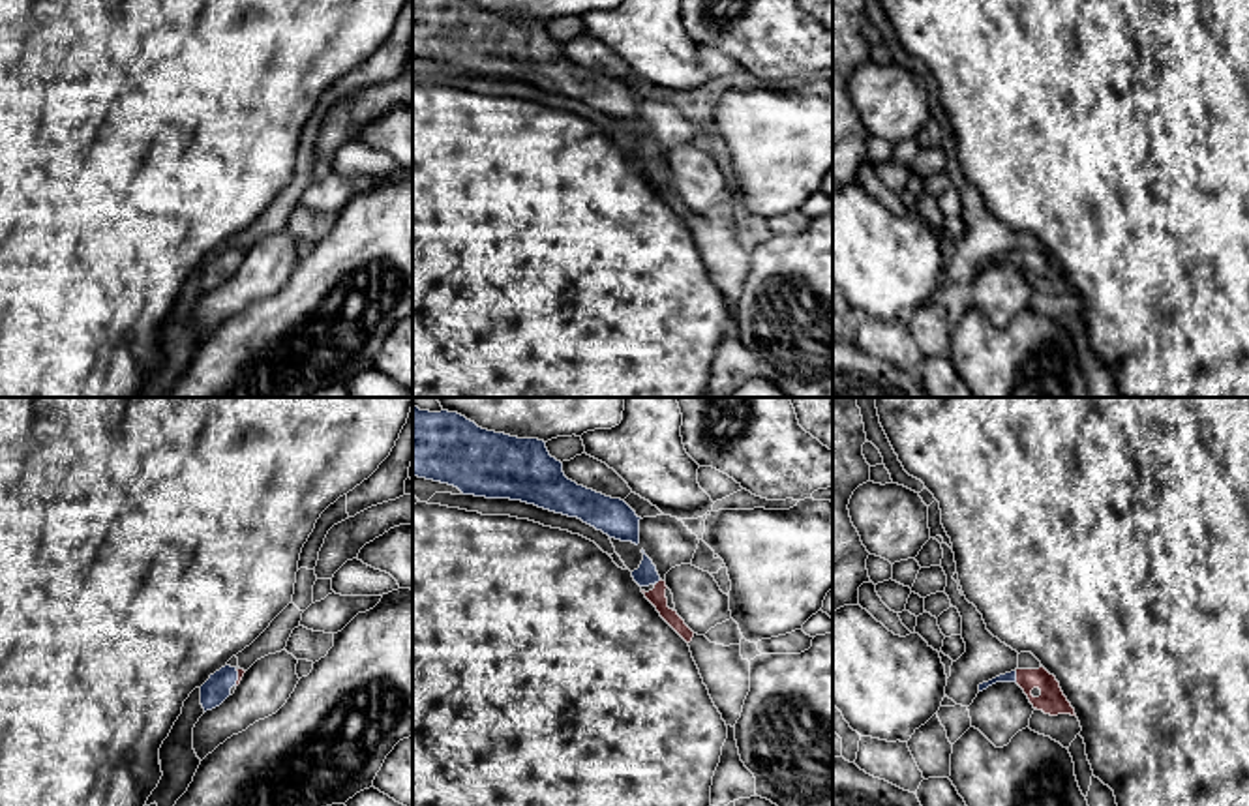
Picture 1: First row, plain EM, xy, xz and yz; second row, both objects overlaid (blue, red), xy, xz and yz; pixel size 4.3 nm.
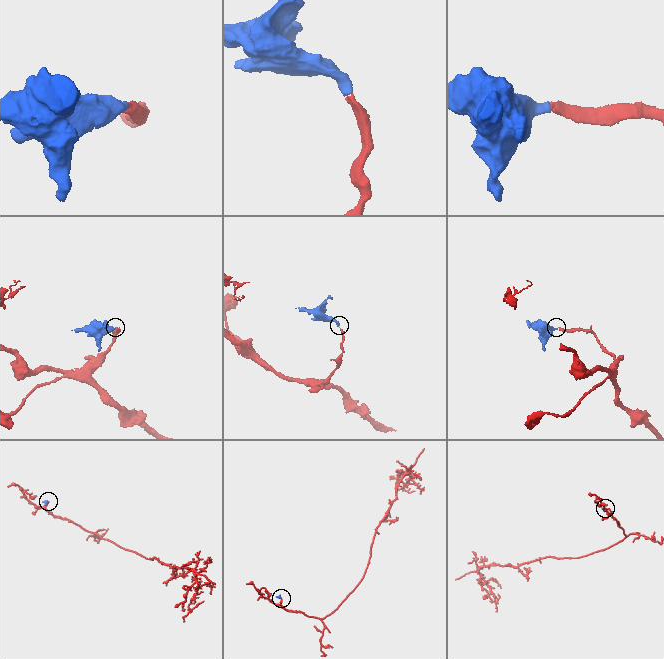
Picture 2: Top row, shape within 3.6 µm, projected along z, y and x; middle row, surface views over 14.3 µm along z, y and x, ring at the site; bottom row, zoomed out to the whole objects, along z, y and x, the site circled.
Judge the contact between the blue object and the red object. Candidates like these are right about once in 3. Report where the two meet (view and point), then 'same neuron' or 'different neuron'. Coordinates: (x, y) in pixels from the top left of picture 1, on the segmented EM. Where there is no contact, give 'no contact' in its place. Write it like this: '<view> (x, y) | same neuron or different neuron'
yz (1015, 677) | same neuron

